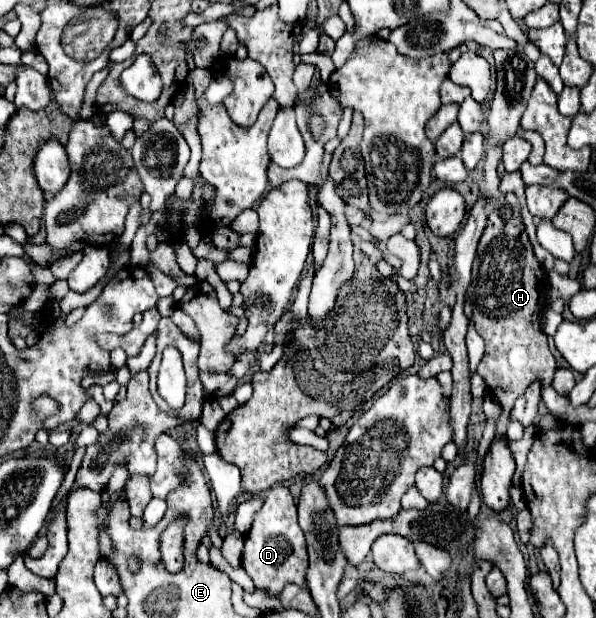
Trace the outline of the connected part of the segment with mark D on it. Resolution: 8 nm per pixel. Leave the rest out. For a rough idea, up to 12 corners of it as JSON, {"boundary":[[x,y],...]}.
{"boundary":[[274,485],[244,537],[256,589],[302,585],[306,541],[296,503]]}

